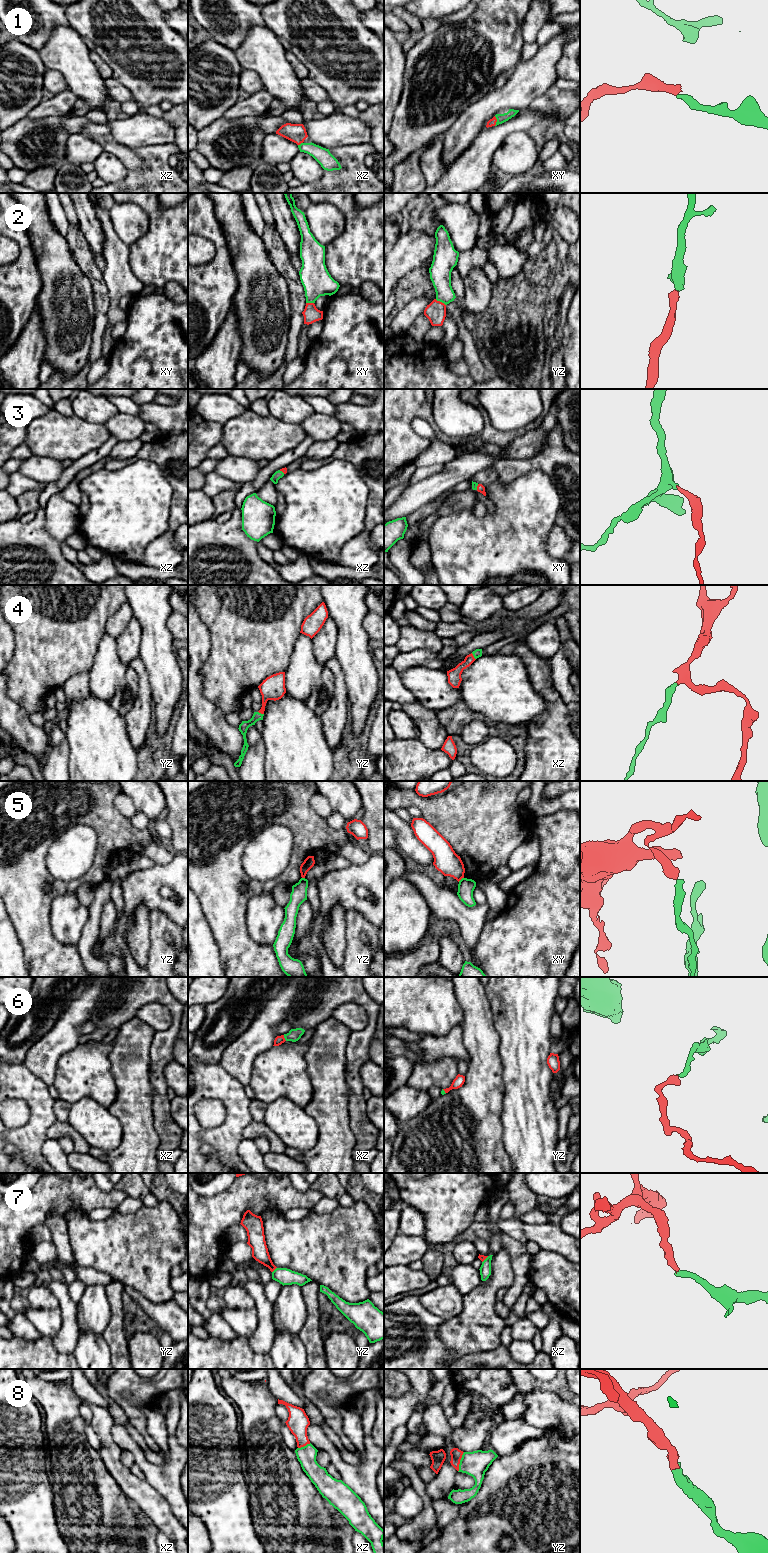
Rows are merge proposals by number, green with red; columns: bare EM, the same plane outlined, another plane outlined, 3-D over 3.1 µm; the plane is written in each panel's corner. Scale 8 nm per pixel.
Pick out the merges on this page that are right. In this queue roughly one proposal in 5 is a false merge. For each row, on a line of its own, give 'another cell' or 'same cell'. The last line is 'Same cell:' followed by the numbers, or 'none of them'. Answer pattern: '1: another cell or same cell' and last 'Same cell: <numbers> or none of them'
1: same cell
2: same cell
3: same cell
4: same cell
5: another cell
6: same cell
7: same cell
8: same cell
Same cell: 1, 2, 3, 4, 6, 7, 8

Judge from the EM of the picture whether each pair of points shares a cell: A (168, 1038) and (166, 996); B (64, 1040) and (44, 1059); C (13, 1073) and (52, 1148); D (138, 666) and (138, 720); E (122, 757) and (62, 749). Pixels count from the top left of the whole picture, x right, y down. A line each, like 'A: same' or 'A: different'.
A: same
B: same
C: different
D: same
E: different

